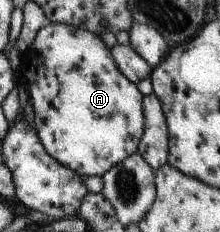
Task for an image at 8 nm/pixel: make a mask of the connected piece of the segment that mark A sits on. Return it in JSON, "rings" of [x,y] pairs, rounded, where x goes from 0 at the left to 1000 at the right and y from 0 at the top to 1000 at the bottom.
{"rings":[[[209,95],[173,138],[86,289],[127,341],[127,422],[145,444],[150,543],[209,659],[273,711],[355,754],[459,763],[514,711],[623,647],[650,569],[645,405],[523,284],[450,155],[300,103]]]}

